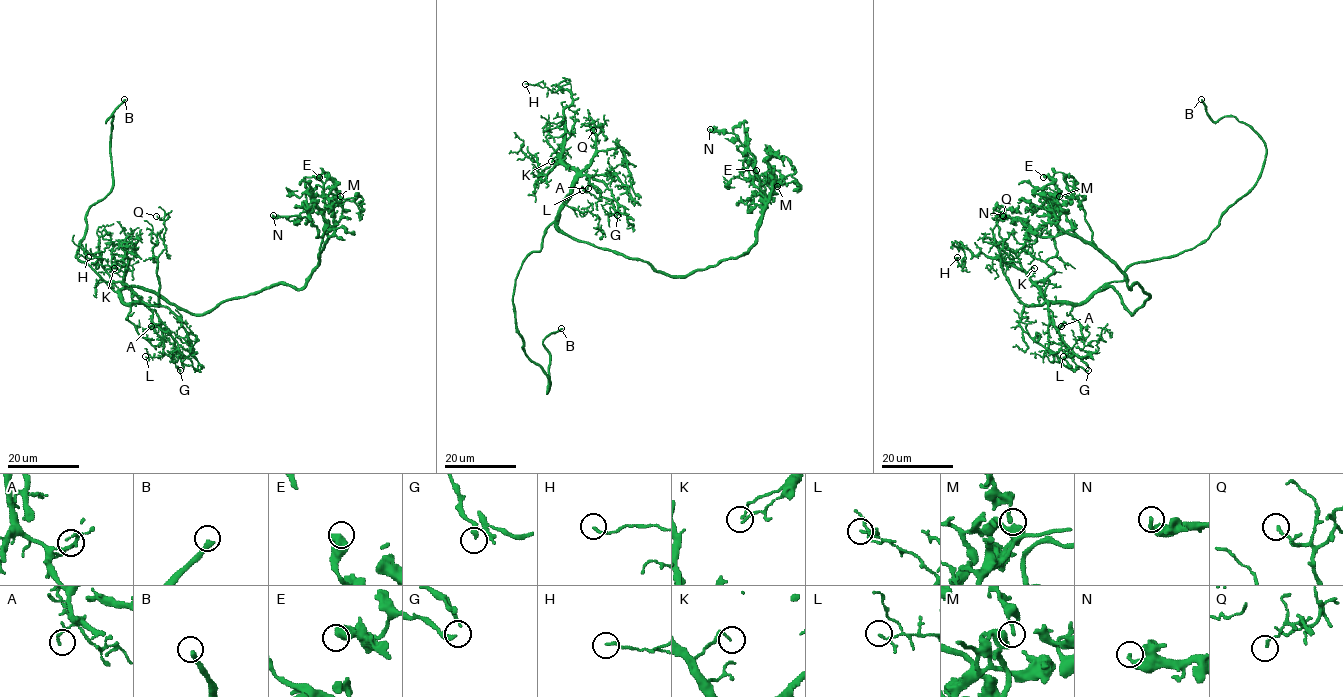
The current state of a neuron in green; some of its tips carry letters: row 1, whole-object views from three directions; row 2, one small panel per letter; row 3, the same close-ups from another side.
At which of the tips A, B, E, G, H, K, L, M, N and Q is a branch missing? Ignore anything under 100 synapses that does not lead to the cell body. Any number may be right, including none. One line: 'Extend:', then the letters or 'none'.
Extend: B

